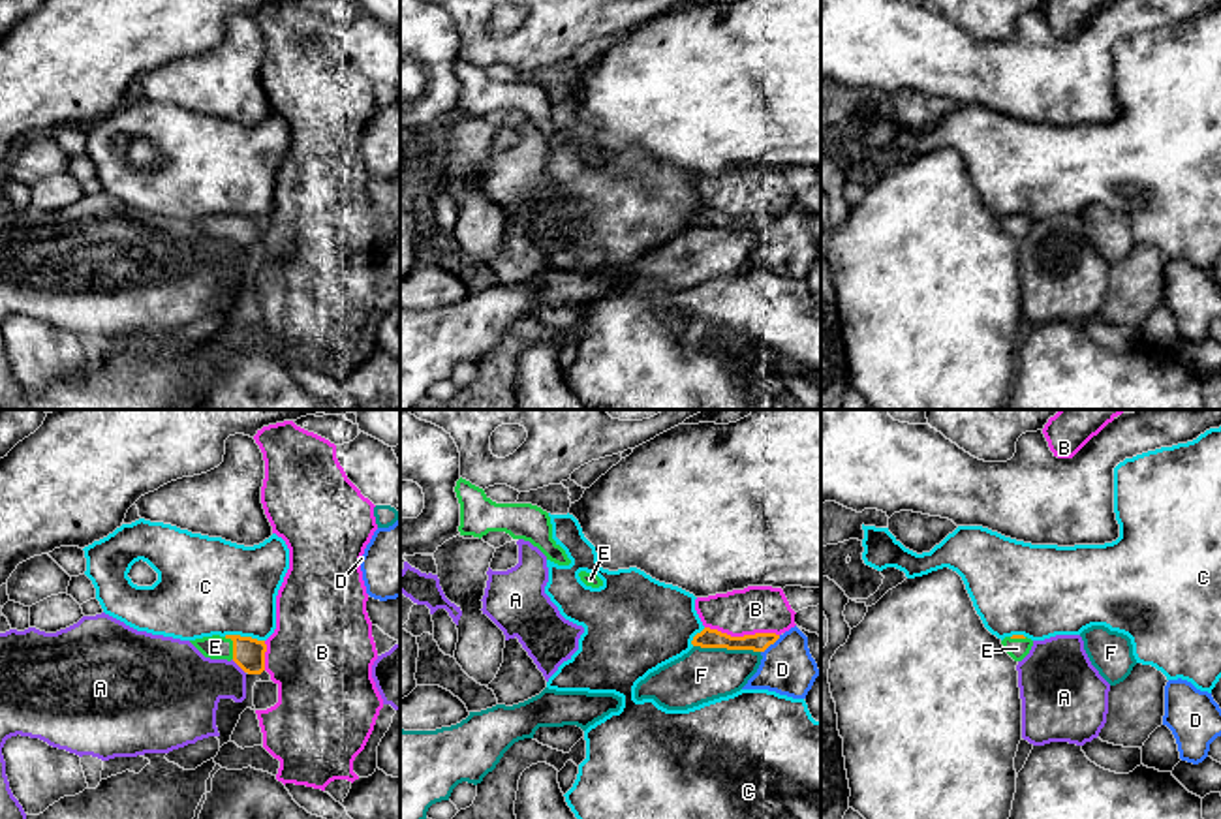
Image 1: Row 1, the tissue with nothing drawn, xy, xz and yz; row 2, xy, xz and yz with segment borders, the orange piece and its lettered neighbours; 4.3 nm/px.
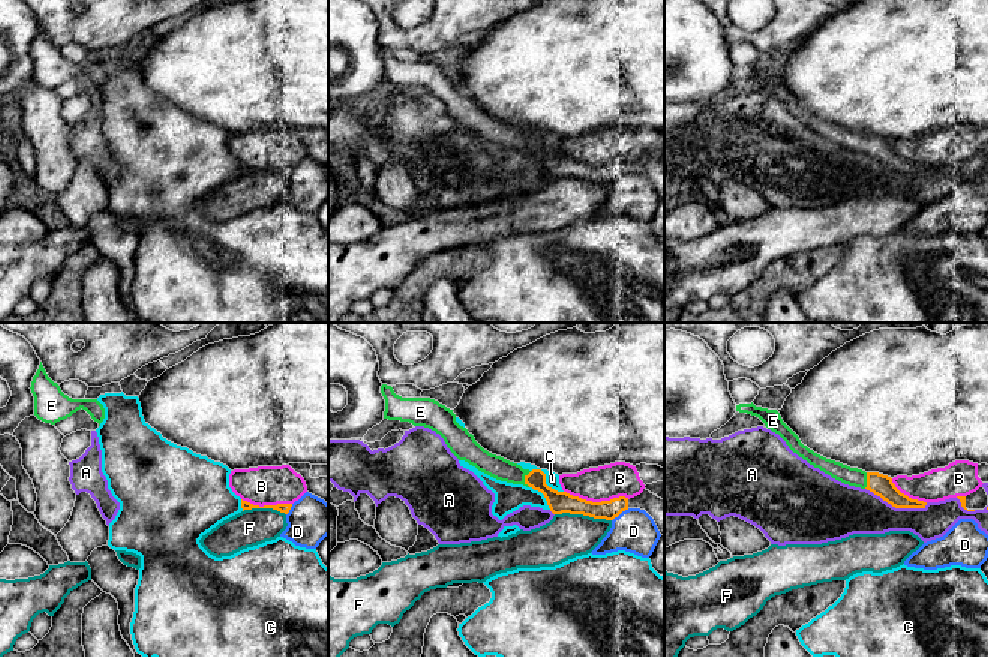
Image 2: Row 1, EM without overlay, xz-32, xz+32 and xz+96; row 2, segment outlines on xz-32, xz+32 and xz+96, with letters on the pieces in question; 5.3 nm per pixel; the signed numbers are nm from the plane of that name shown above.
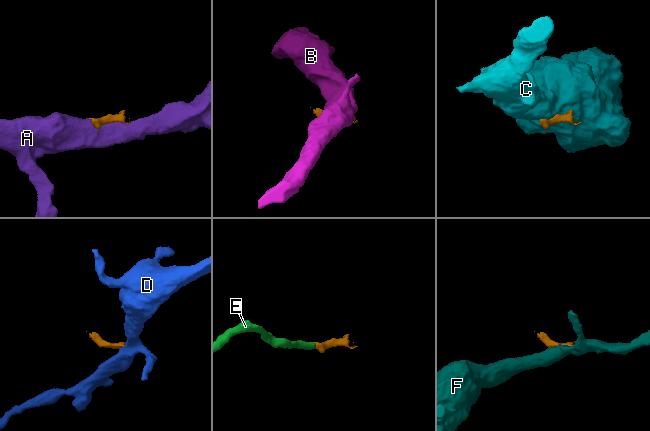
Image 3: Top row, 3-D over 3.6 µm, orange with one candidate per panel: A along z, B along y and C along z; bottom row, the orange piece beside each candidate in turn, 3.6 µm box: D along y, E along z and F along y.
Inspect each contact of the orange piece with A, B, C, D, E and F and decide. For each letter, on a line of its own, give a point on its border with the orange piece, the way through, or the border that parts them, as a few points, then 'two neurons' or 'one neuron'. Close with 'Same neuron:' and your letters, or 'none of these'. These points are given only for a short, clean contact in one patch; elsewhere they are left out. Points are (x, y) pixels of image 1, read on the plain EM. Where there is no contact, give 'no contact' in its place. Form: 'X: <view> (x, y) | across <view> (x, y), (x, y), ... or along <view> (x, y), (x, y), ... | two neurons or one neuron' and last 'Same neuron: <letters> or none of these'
A: xy (239, 245) | two neurons
B: xz (744, 215) | two neurons
C: xy (245, 216) | along xy (224, 215), (250, 215), (263, 220) | two neurons
D: xz (771, 222) | two neurons
E: xy (233, 226) | across xy (248, 233), (233, 226), (215, 226) | one neuron
F: xz (727, 228) | along xz (694, 224), (752, 228), (759, 231) | two neurons
Same neuron: E

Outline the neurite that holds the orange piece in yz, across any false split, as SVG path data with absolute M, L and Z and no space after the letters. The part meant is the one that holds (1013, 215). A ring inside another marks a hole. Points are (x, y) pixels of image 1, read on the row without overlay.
M1012 214L1005 216L1001 224L1014 240L1022 240L1029 233L1033 220L1024 214Z

